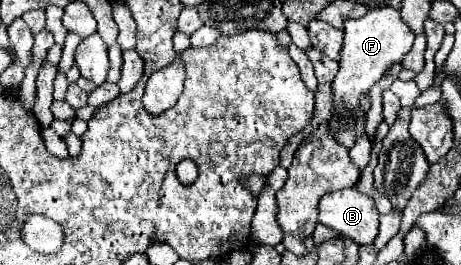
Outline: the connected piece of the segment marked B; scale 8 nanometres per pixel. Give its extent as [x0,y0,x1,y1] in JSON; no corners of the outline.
[319,189,379,245]

